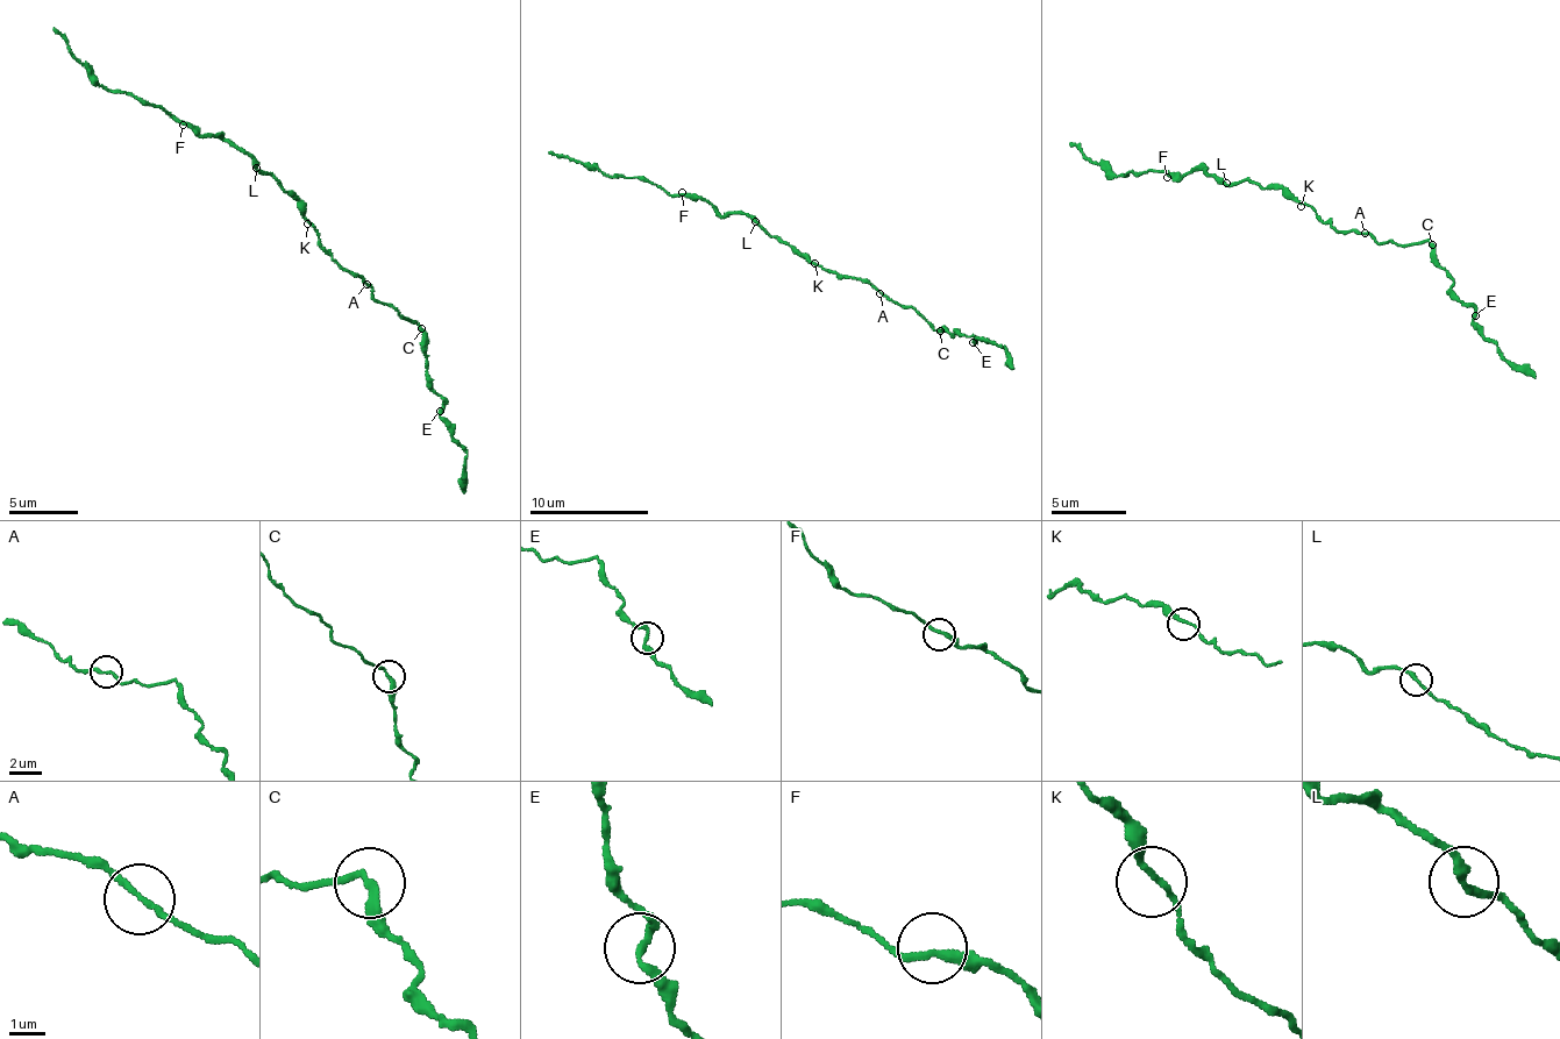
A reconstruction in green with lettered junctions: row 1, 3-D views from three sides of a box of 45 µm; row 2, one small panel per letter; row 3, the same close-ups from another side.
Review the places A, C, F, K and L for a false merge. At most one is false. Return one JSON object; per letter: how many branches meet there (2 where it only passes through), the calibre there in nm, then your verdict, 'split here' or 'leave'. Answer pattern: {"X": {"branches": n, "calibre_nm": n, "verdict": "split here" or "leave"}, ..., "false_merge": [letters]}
{"A": {"branches": 2, "calibre_nm": 150, "verdict": "leave"}, "C": {"branches": 2, "calibre_nm": 240, "verdict": "split here"}, "F": {"branches": 2, "calibre_nm": 220, "verdict": "leave"}, "K": {"branches": 2, "calibre_nm": 170, "verdict": "leave"}, "L": {"branches": 2, "calibre_nm": 240, "verdict": "leave"}, "false_merge": ["C"]}

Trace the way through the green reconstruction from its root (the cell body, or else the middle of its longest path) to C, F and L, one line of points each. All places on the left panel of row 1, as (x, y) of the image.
C: (308, 220), (334, 260), (358, 275), (375, 299), (394, 305), (400, 314), (417, 320), (422, 329)
F: (308, 220), (293, 198), (260, 171), (249, 154), (222, 137), (198, 135), (183, 125)
L: (308, 220), (293, 198), (257, 166)

